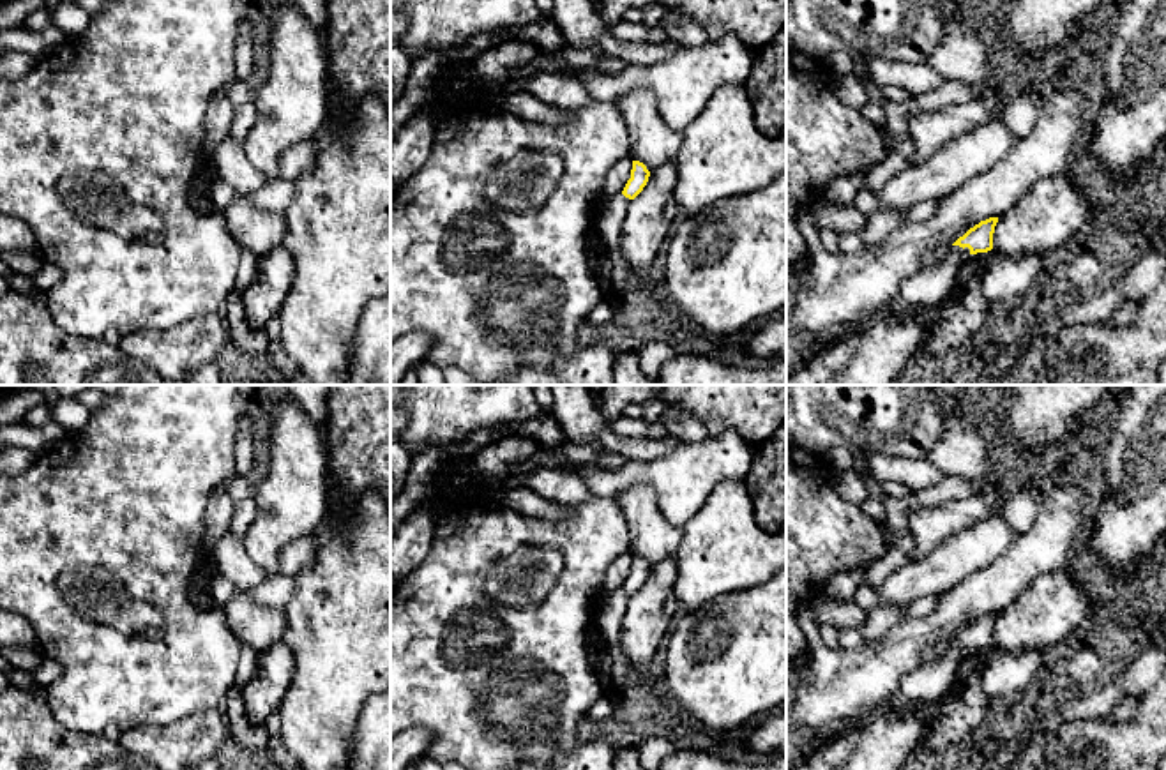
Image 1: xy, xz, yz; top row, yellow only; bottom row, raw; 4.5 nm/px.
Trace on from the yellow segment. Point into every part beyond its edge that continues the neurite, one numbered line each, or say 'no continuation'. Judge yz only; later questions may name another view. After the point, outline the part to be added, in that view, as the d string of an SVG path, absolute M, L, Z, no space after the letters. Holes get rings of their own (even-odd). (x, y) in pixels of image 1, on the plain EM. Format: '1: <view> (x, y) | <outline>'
1: yz (924, 686) | M952 641L936 662L903 676L897 691L899 705L928 706L940 701L950 689L961 659L970 650L968 643Z

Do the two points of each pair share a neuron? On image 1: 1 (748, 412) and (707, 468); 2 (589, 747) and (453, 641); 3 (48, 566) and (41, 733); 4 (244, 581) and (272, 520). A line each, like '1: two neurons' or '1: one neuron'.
1: two neurons
2: two neurons
3: two neurons
4: two neurons

